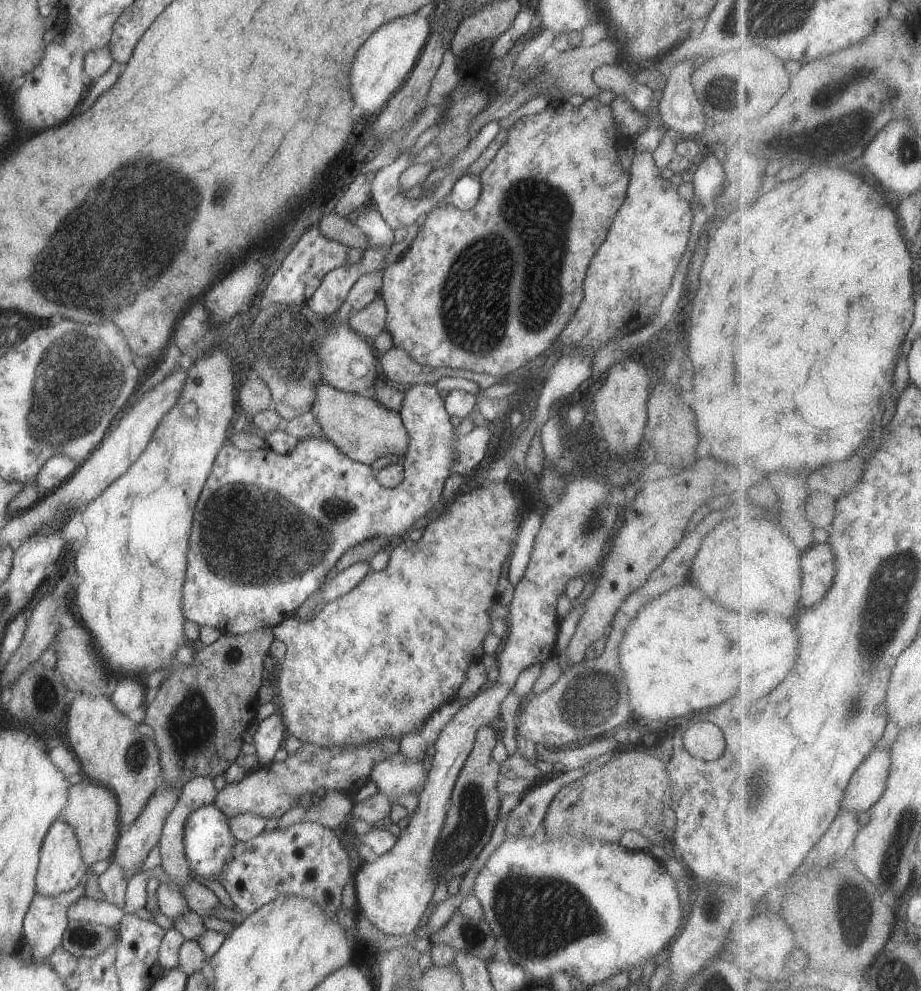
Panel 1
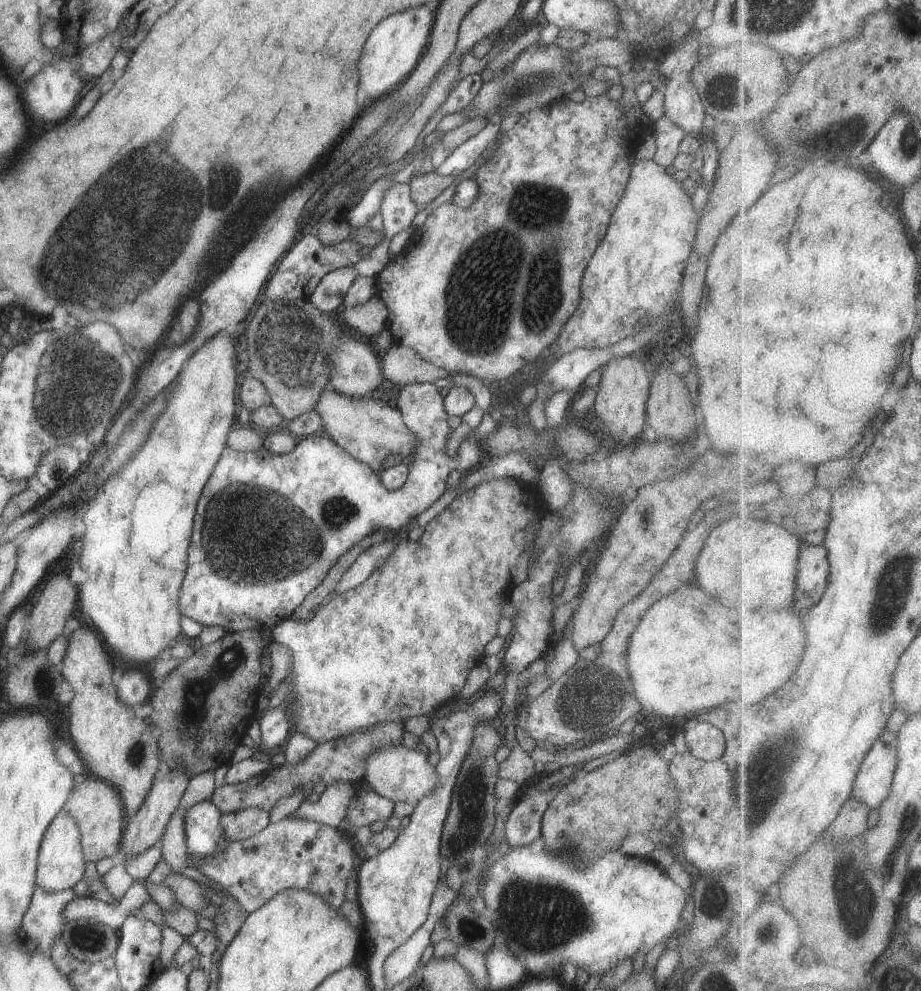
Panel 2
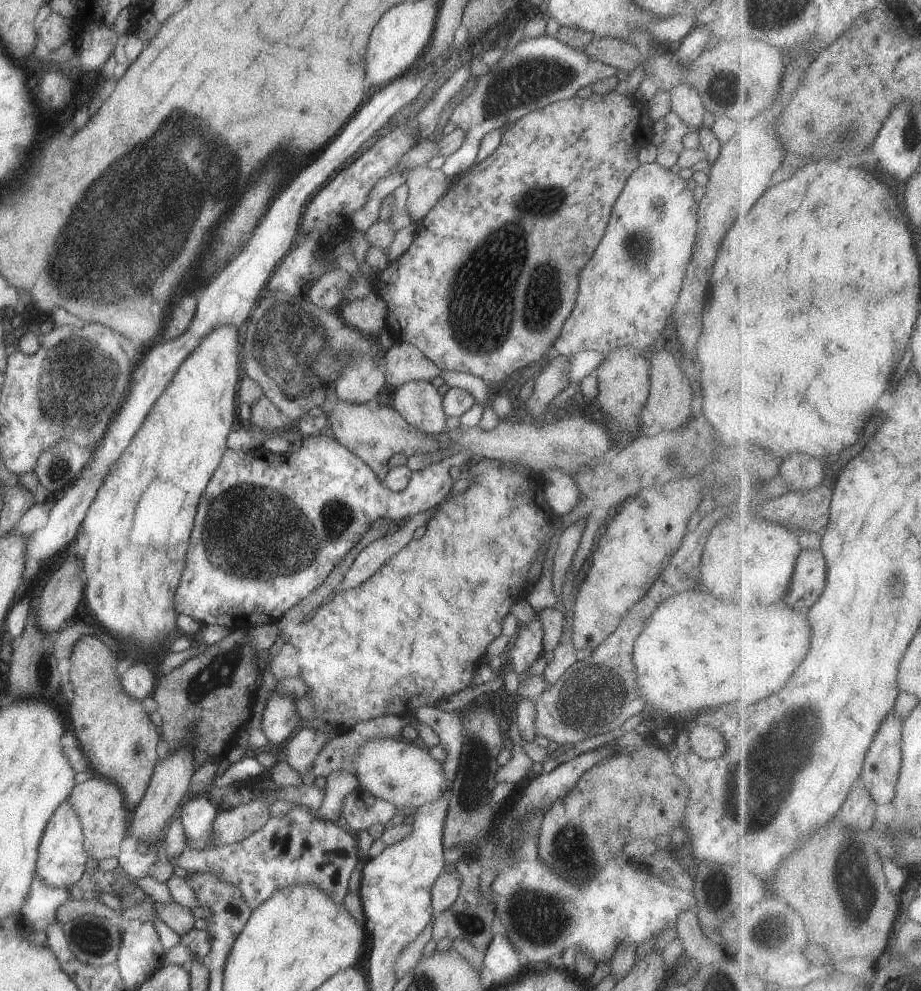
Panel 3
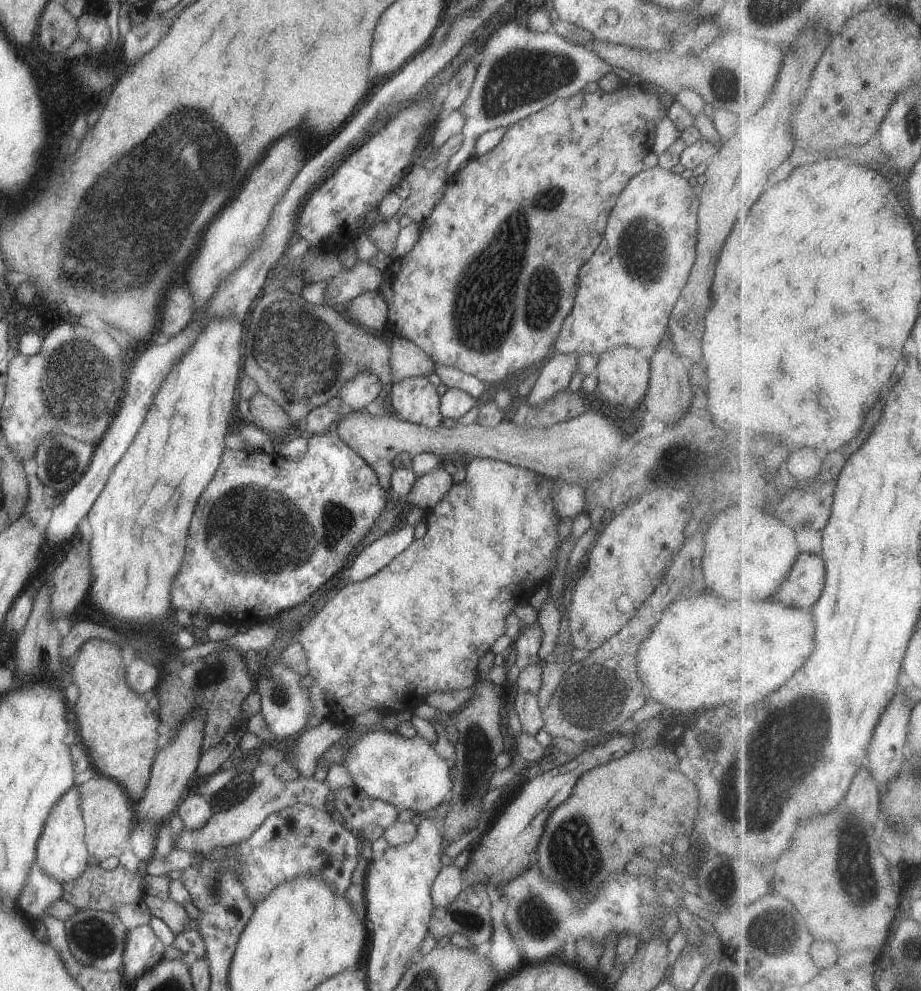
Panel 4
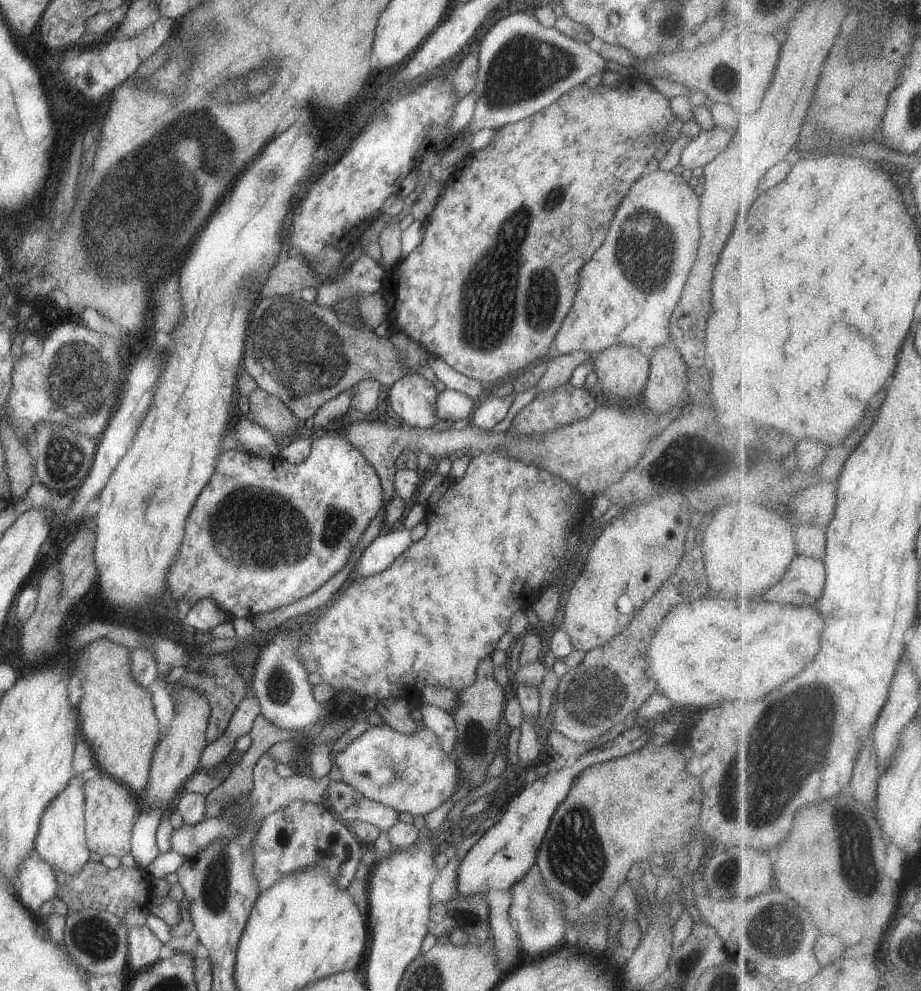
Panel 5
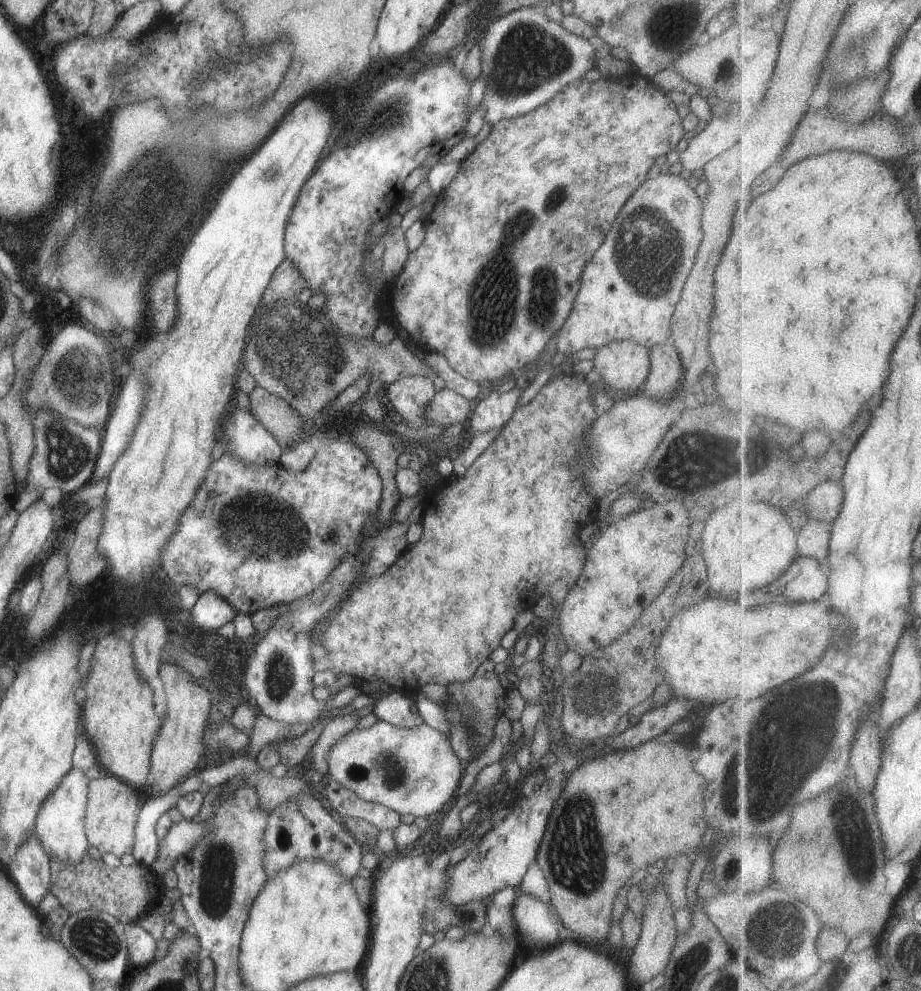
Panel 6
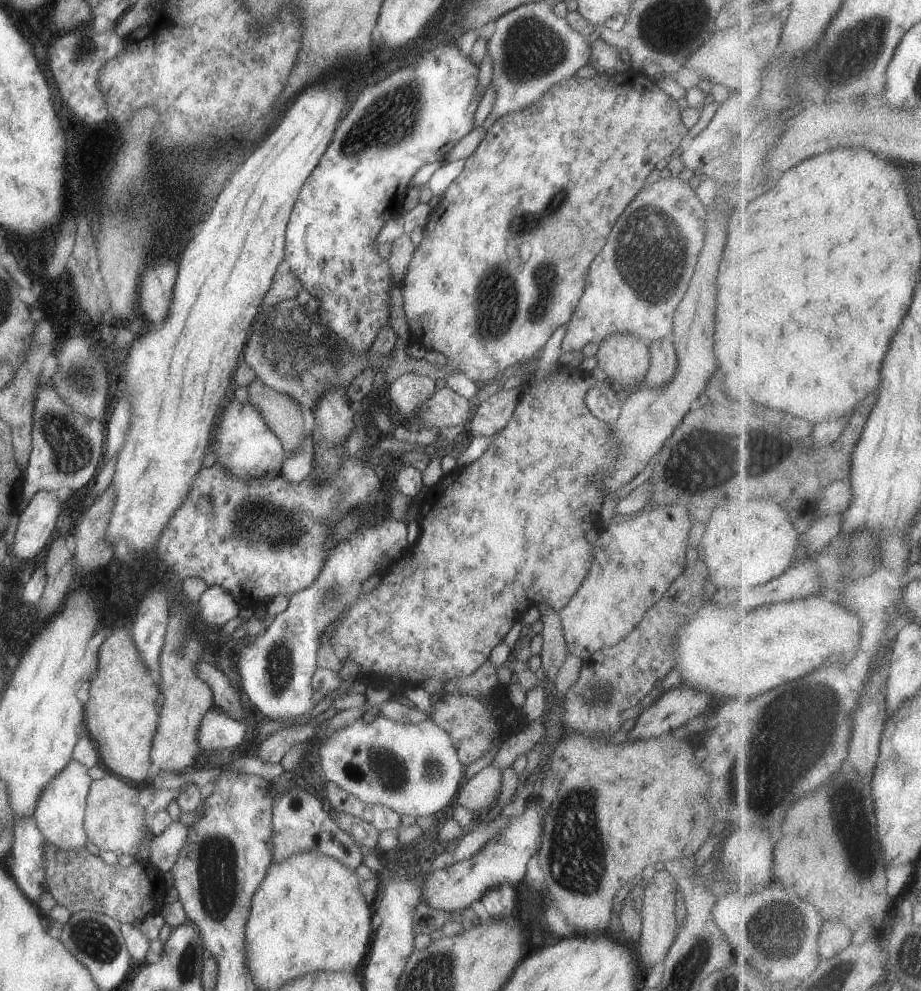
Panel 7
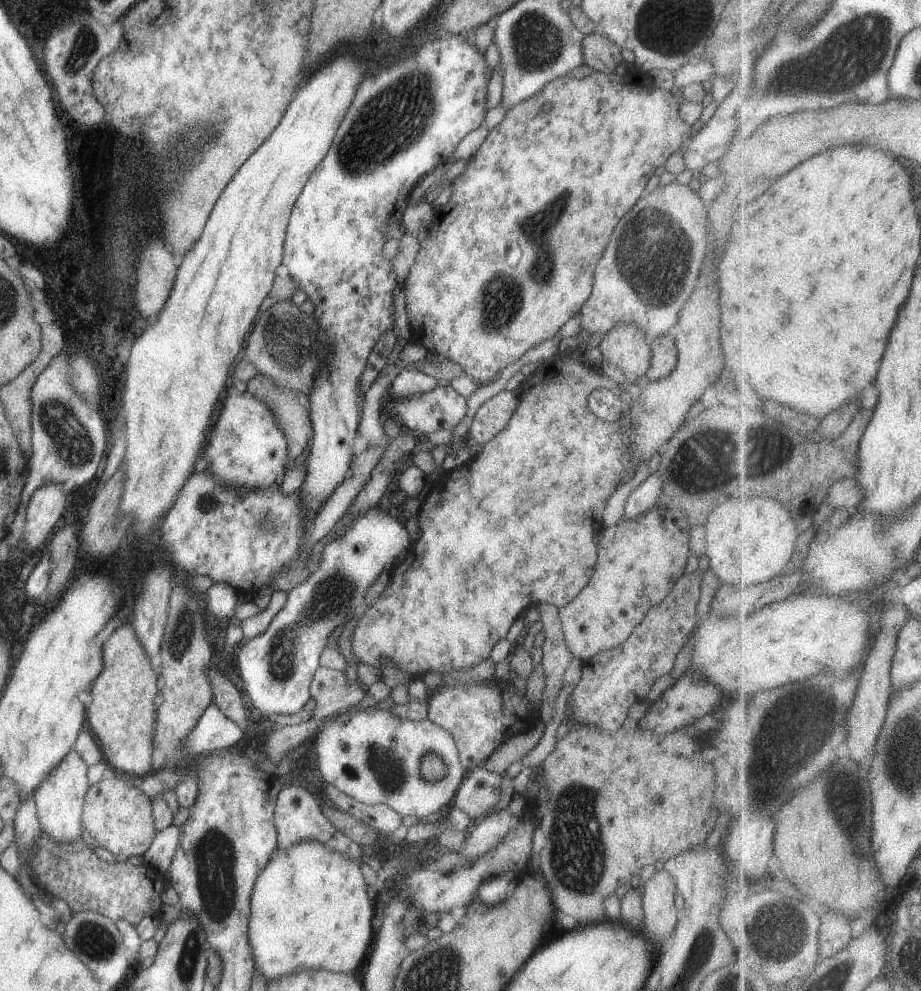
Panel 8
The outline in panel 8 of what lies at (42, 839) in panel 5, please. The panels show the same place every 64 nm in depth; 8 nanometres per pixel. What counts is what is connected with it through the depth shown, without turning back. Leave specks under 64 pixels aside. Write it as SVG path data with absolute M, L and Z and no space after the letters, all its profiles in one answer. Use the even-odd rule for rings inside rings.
M72 750L42 779L40 785L34 789L33 799L37 806L37 815L43 832L55 841L66 842L82 839L81 816L84 799L90 787L86 776L87 764L82 757Z

